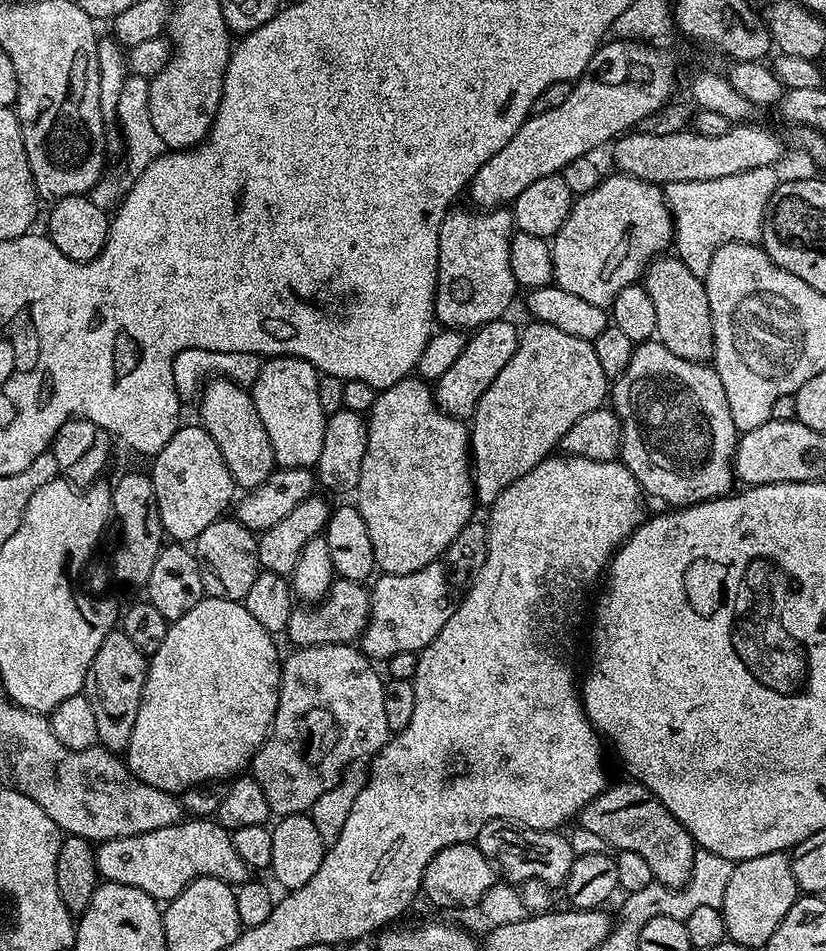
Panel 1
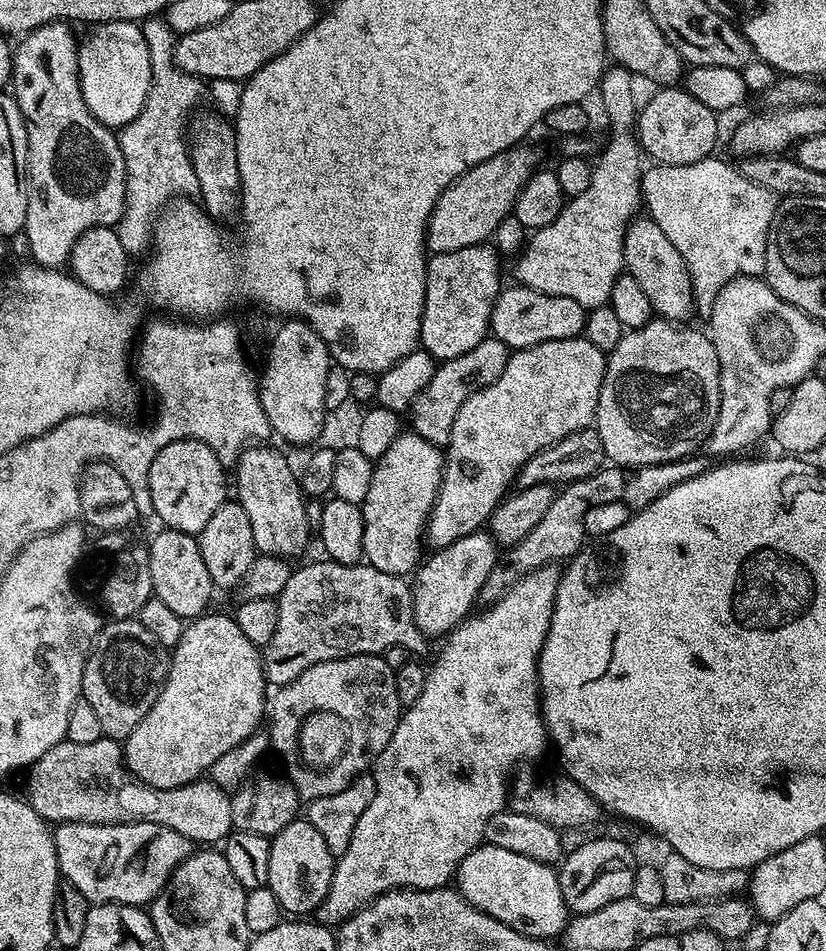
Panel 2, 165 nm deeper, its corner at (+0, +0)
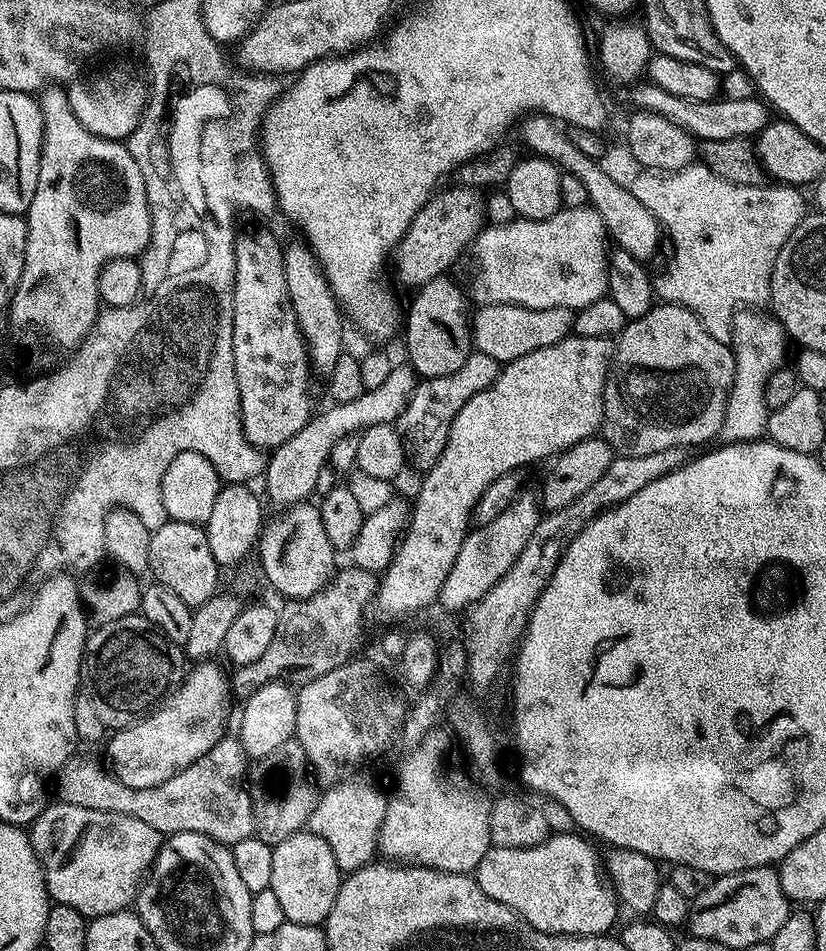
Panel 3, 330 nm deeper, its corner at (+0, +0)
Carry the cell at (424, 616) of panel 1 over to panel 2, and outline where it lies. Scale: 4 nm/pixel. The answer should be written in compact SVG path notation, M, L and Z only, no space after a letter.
M481 530L466 538L458 538L458 542L450 542L450 546L435 549L432 557L425 559L417 567L411 581L412 609L414 618L425 637L447 637L452 629L458 627L473 611L472 603L480 599L480 591L491 568L498 561L498 546L487 531Z

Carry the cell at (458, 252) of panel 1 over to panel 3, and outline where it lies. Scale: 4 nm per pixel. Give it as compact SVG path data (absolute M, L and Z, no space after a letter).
M447 275L436 276L430 282L419 285L417 292L420 293L413 298L408 312L406 308L406 323L402 328L404 344L408 347L406 360L420 378L454 374L454 370L458 370L458 366L462 366L462 362L466 362L468 355L474 351L469 297L461 285L460 289L448 279Z

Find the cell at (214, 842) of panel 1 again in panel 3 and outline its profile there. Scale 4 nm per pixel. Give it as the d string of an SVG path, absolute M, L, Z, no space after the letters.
M49 803L30 825L30 839L44 868L49 897L57 904L74 906L85 918L125 911L156 861L162 833L126 814L55 803Z

